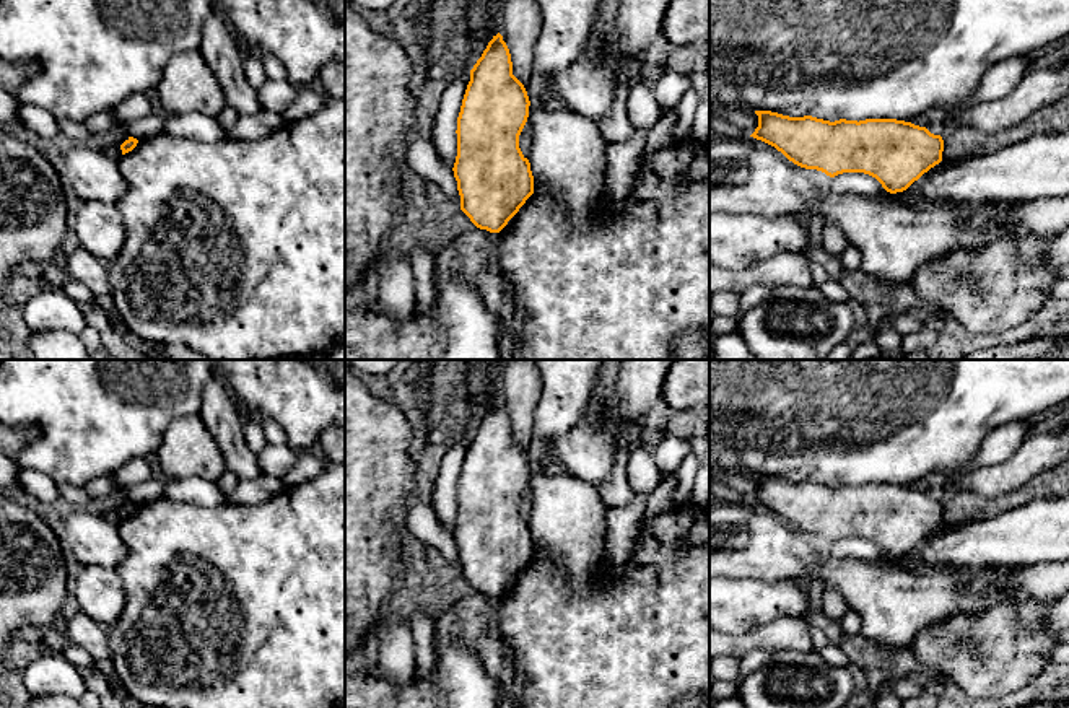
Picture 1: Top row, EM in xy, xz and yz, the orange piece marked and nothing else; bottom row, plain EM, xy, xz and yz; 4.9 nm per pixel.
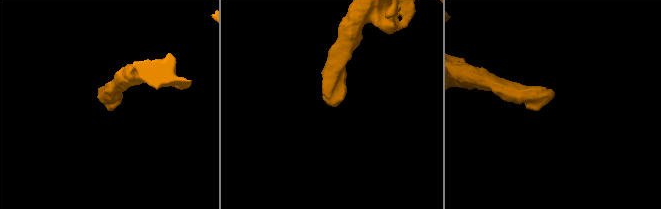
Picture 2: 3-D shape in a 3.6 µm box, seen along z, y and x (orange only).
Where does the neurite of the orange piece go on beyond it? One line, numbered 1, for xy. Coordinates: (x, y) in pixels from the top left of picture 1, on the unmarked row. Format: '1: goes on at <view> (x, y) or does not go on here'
1: does not go on here

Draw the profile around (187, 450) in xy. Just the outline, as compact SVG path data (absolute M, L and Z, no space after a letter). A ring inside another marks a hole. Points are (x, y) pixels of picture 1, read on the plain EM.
M199 413L171 422L156 457L168 479L199 477L216 482L226 470L223 454Z

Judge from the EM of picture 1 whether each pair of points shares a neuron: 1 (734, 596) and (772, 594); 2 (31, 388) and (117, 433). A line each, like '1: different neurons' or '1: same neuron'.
1: same neuron
2: same neuron

